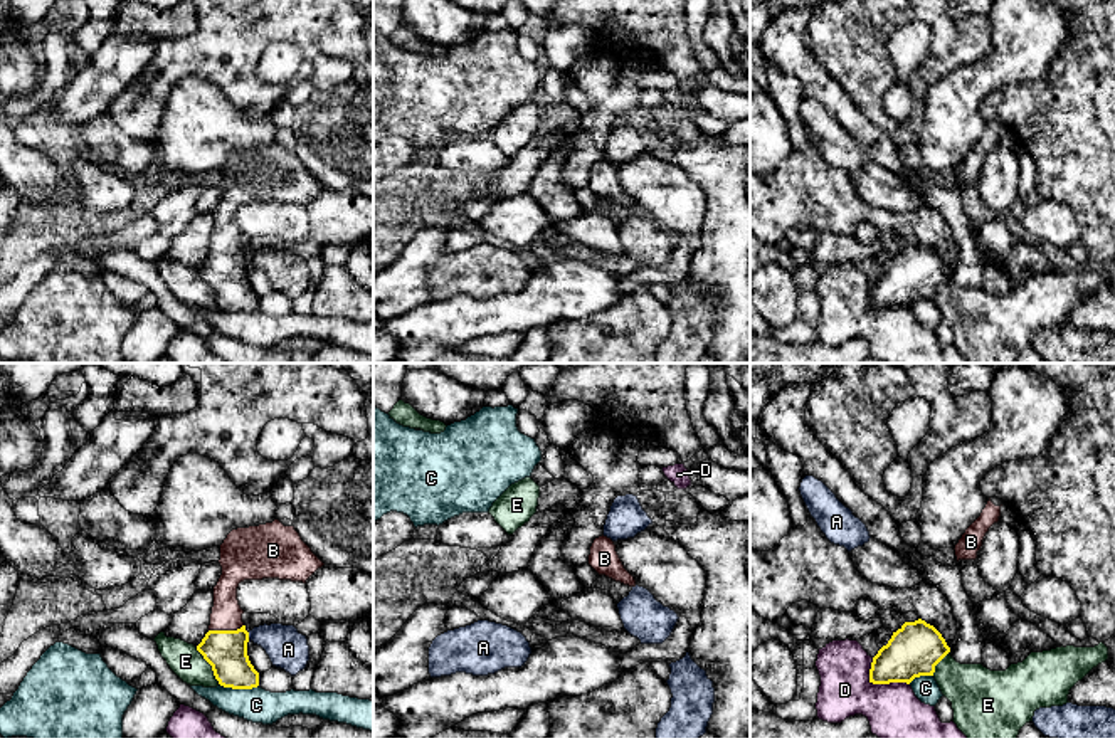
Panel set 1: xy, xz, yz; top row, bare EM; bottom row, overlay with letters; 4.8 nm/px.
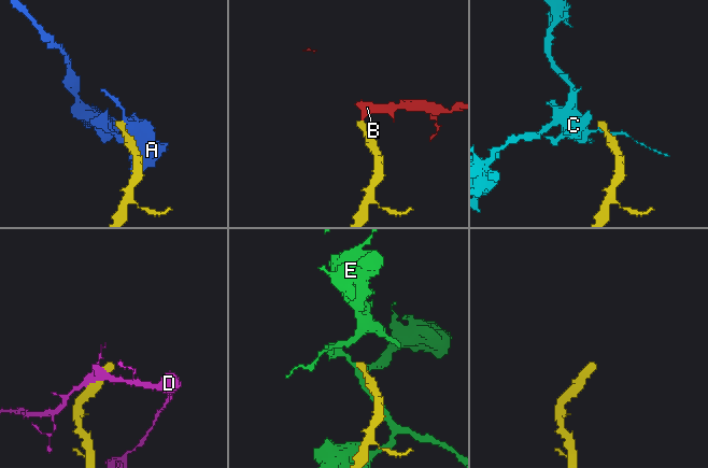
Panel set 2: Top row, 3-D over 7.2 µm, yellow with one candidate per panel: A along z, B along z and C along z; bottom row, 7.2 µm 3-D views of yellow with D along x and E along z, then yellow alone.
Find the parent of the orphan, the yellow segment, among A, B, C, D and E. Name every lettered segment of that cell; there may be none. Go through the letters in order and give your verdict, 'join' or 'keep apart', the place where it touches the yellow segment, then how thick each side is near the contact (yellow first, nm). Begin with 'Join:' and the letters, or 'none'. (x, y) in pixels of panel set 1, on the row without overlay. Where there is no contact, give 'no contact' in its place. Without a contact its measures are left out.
Join: B
A: keep apart; meets yellow in xy at (248, 259); 200 nm thick on the yellow side, 190 nm on the other
B: join; meets yellow in xy at (226, 254); 200 nm thick on the yellow side, 140 nm on the other
C: keep apart; meets yellow in xy at (239, 311); 200 nm thick on the yellow side, 170 nm on the other
D: keep apart; meets yellow in yz at (878, 306); 240 nm thick on the yellow side, 280 nm on the other
E: keep apart; meets yellow in xy at (211, 288); 200 nm thick on the yellow side, 160 nm on the other

